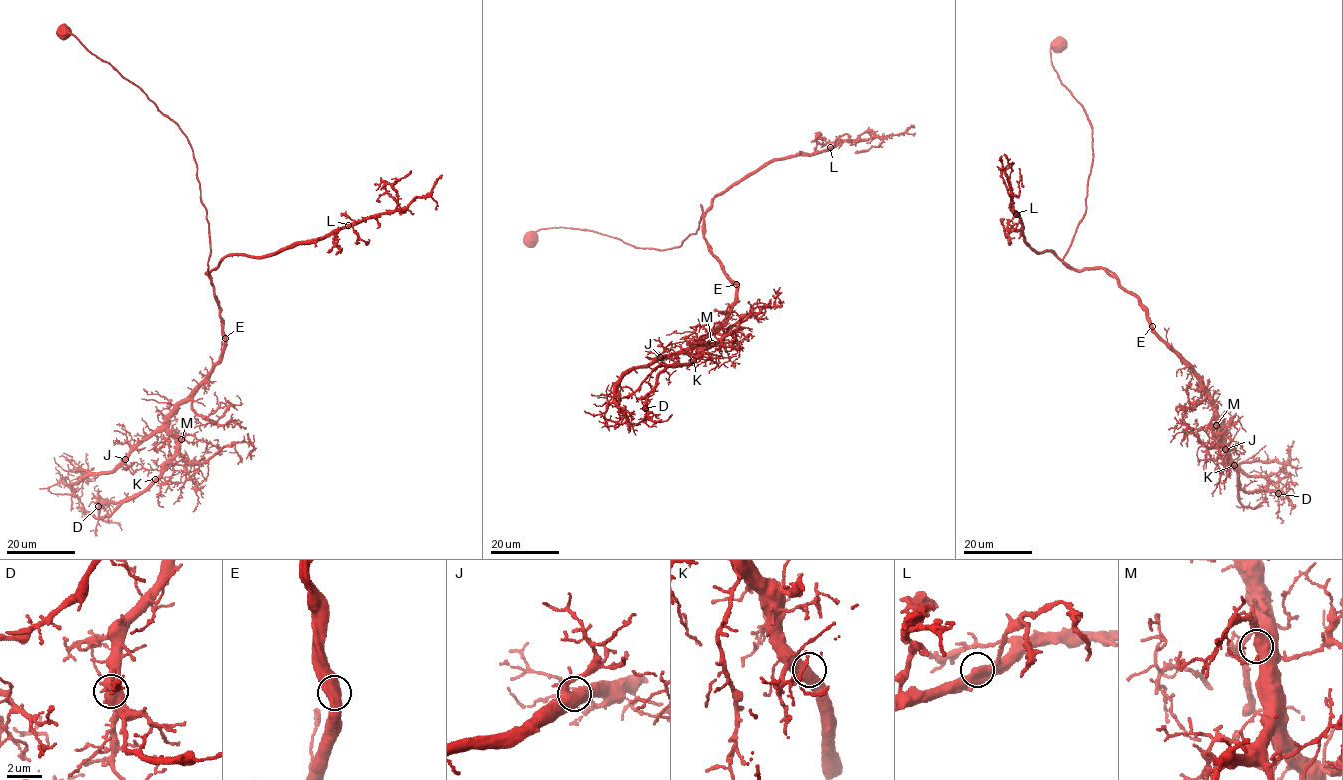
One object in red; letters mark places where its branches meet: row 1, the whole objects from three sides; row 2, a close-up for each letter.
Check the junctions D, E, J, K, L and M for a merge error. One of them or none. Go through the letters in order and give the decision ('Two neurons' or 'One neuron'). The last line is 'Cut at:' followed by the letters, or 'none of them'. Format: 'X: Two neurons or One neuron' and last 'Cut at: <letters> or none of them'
D: One neuron
E: One neuron
J: One neuron
K: One neuron
L: One neuron
M: One neuron
Cut at: none of them

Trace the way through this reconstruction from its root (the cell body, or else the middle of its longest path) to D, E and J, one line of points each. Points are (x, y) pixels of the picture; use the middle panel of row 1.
D: (529, 239), (568, 227), (674, 248), (701, 205), (737, 300), (645, 408)
E: (529, 239), (541, 229), (568, 227), (638, 247), (674, 248), (696, 232), (701, 205), (704, 240), (737, 284)
J: (529, 239), (568, 227), (674, 248), (696, 232), (701, 205), (704, 240), (737, 300), (704, 337), (660, 357)

